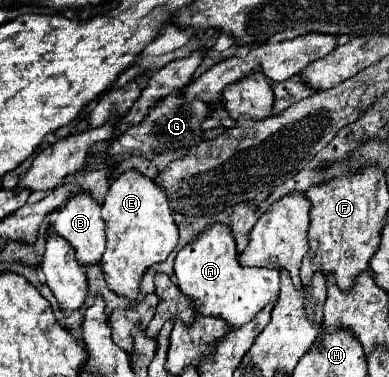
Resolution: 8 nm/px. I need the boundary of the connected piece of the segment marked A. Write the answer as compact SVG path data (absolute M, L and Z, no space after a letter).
M215 222L201 230L175 258L175 278L181 292L195 300L197 312L221 316L229 326L249 322L261 308L279 296L279 272L273 268L245 268L235 250L235 238L229 224Z

